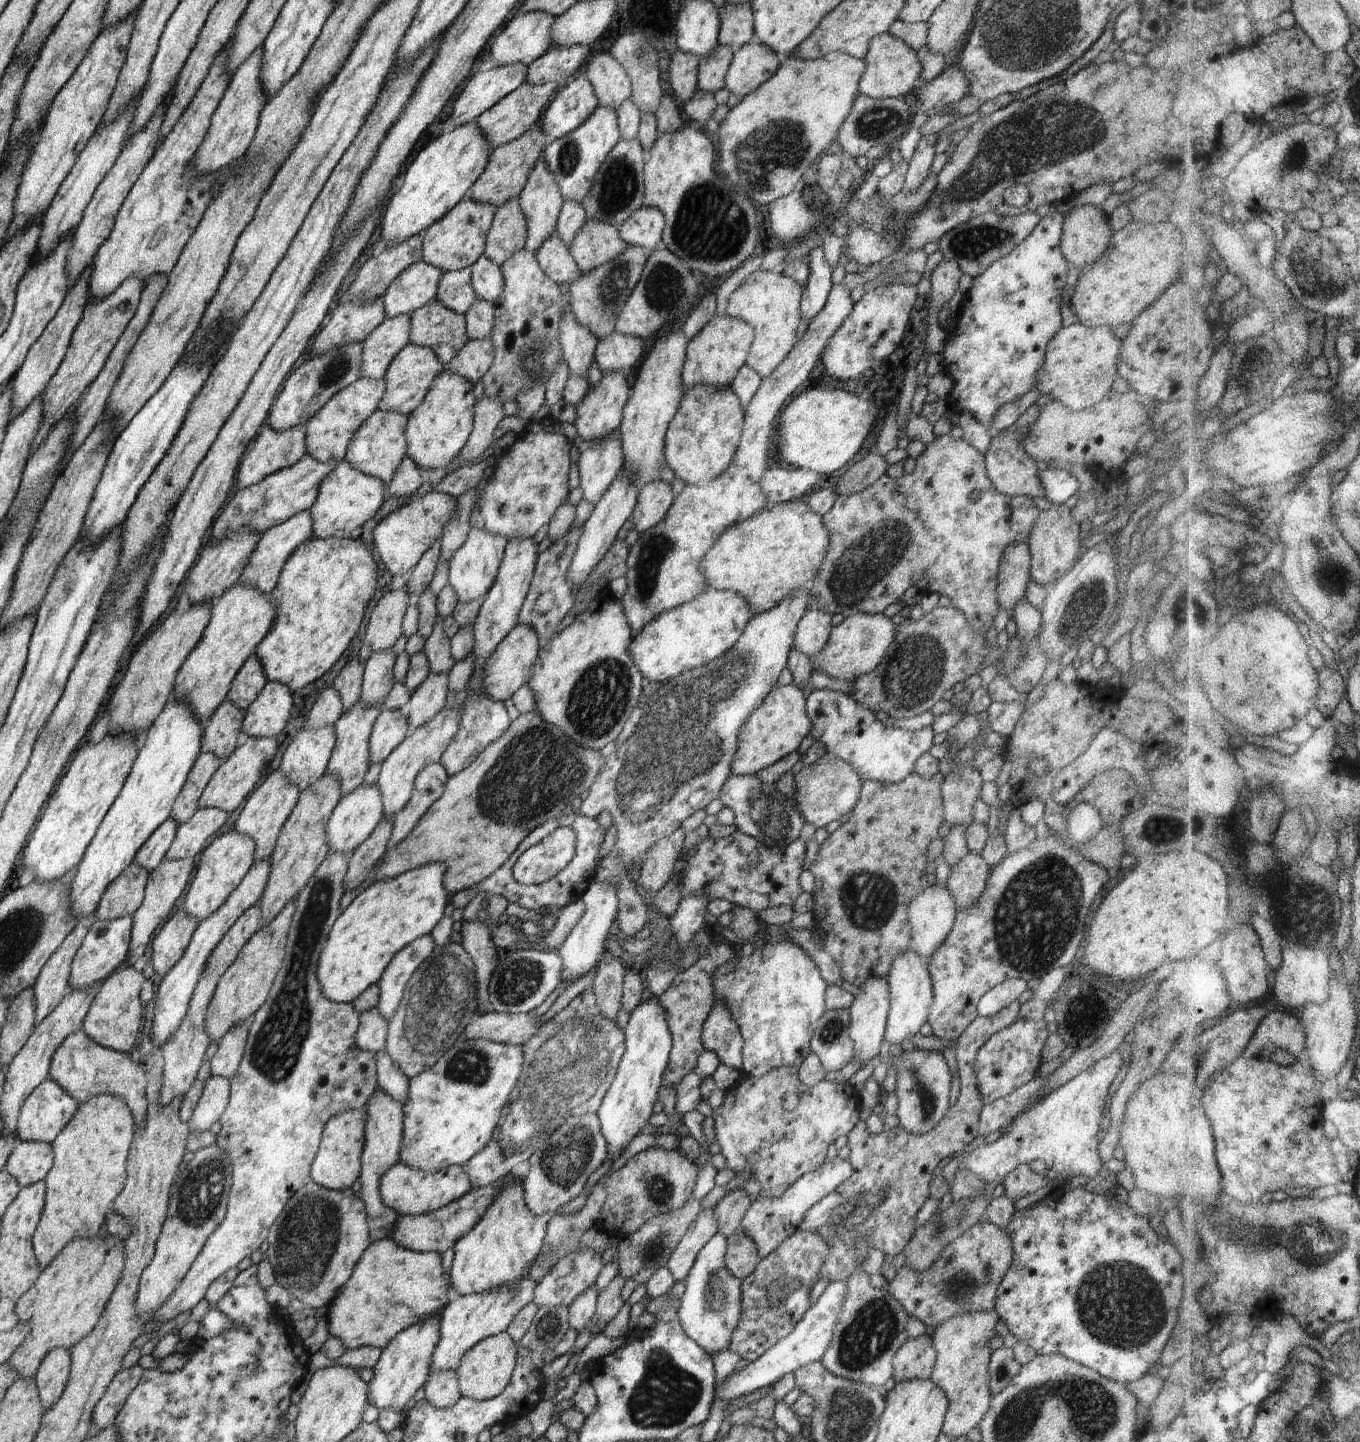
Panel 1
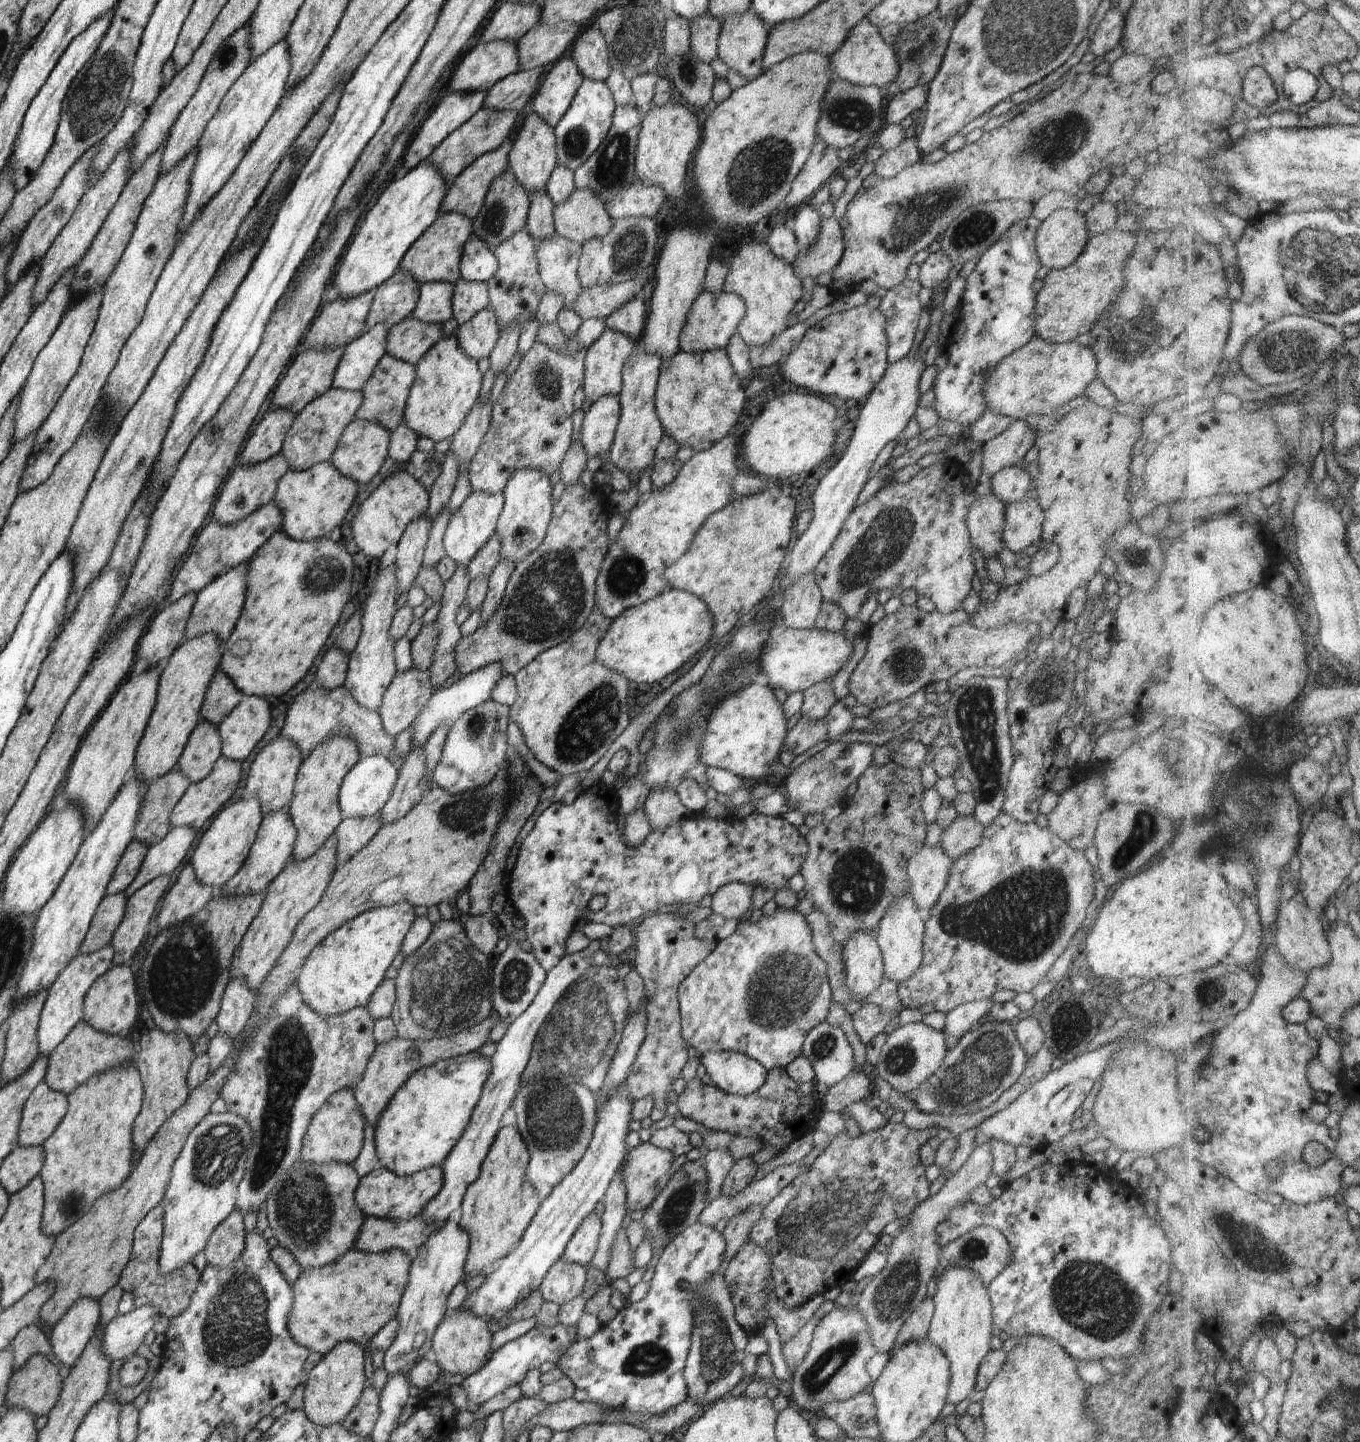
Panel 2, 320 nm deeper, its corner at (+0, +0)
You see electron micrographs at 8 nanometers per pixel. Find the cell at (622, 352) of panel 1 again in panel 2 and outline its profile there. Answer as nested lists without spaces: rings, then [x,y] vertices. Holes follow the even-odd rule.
[[[639,295],[607,316],[605,326],[619,333],[626,333],[630,339],[636,341],[643,334],[647,311],[647,302]]]

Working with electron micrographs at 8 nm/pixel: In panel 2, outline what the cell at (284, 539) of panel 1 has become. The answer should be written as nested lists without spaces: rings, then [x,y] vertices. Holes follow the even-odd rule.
[[[249,562],[239,564],[232,570],[215,578],[212,583],[208,583],[197,595],[187,618],[185,626],[184,640],[193,639],[208,633],[214,633],[222,642],[232,634],[234,625],[243,609],[245,592],[247,589],[246,573],[249,569]]]

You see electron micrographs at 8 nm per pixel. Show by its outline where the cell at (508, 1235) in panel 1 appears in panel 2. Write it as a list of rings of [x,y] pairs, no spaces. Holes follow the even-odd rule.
[[[509,1125],[497,1131],[482,1161],[479,1177],[468,1185],[461,1204],[459,1225],[469,1236],[469,1251],[463,1268],[466,1277],[480,1274],[490,1263],[504,1258],[530,1226],[540,1202],[527,1177],[529,1160],[530,1153],[516,1127]]]

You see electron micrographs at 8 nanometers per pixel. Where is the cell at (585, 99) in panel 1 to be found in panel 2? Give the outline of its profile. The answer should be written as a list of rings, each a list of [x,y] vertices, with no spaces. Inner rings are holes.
[[[562,57],[546,68],[542,84],[531,99],[531,110],[539,114],[552,128],[560,122],[583,81],[571,57]]]

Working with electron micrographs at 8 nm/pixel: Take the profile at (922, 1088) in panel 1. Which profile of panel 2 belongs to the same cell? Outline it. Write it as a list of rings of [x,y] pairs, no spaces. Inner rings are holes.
[[[923,1022],[900,1025],[892,1033],[886,1034],[884,1046],[875,1062],[876,1074],[903,1095],[916,1090],[940,1068],[947,1051],[944,1035]]]

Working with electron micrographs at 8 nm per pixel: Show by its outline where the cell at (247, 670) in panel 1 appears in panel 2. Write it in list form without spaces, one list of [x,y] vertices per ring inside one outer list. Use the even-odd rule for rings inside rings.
[[[218,669],[213,674],[213,679],[204,695],[200,707],[200,720],[208,721],[218,727],[244,697],[243,692]]]

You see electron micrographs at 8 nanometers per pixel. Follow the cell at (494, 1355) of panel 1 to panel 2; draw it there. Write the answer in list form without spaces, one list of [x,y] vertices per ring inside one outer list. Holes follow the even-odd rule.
[[[466,1309],[447,1312],[432,1335],[431,1350],[434,1351],[434,1361],[450,1375],[471,1375],[480,1370],[485,1365],[487,1354],[490,1352],[492,1338],[486,1324],[487,1321],[483,1318]]]

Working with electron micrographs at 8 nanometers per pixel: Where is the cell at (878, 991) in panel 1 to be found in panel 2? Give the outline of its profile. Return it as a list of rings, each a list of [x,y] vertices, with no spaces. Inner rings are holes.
[[[854,931],[843,944],[848,988],[856,1000],[866,1000],[885,978],[883,956],[874,932]]]

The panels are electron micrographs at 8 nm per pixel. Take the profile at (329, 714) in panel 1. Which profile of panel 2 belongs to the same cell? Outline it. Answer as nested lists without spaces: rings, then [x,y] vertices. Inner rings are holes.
[[[338,647],[330,648],[314,674],[314,685],[332,690],[345,684],[345,678],[349,667],[349,656]]]

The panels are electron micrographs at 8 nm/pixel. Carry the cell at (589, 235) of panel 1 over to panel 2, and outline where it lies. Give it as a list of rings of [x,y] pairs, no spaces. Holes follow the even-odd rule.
[[[575,187],[564,202],[553,207],[555,232],[580,246],[593,238],[605,237],[613,225],[604,200],[592,190]]]

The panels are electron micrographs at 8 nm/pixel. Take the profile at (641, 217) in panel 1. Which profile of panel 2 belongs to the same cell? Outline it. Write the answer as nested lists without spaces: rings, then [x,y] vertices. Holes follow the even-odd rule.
[[[642,182],[630,185],[614,195],[612,200],[604,202],[605,209],[612,220],[620,220],[626,217],[652,217],[662,208],[662,202],[666,199],[665,192],[658,185],[644,185]]]

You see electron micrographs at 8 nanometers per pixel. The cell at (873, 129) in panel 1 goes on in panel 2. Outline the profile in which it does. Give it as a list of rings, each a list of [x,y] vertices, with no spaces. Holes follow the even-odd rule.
[[[832,76],[820,101],[821,113],[816,123],[817,138],[838,151],[846,146],[852,146],[863,136],[868,136],[875,142],[876,136],[887,124],[885,109],[882,106],[884,97],[884,92],[877,86],[855,85],[838,76]]]

